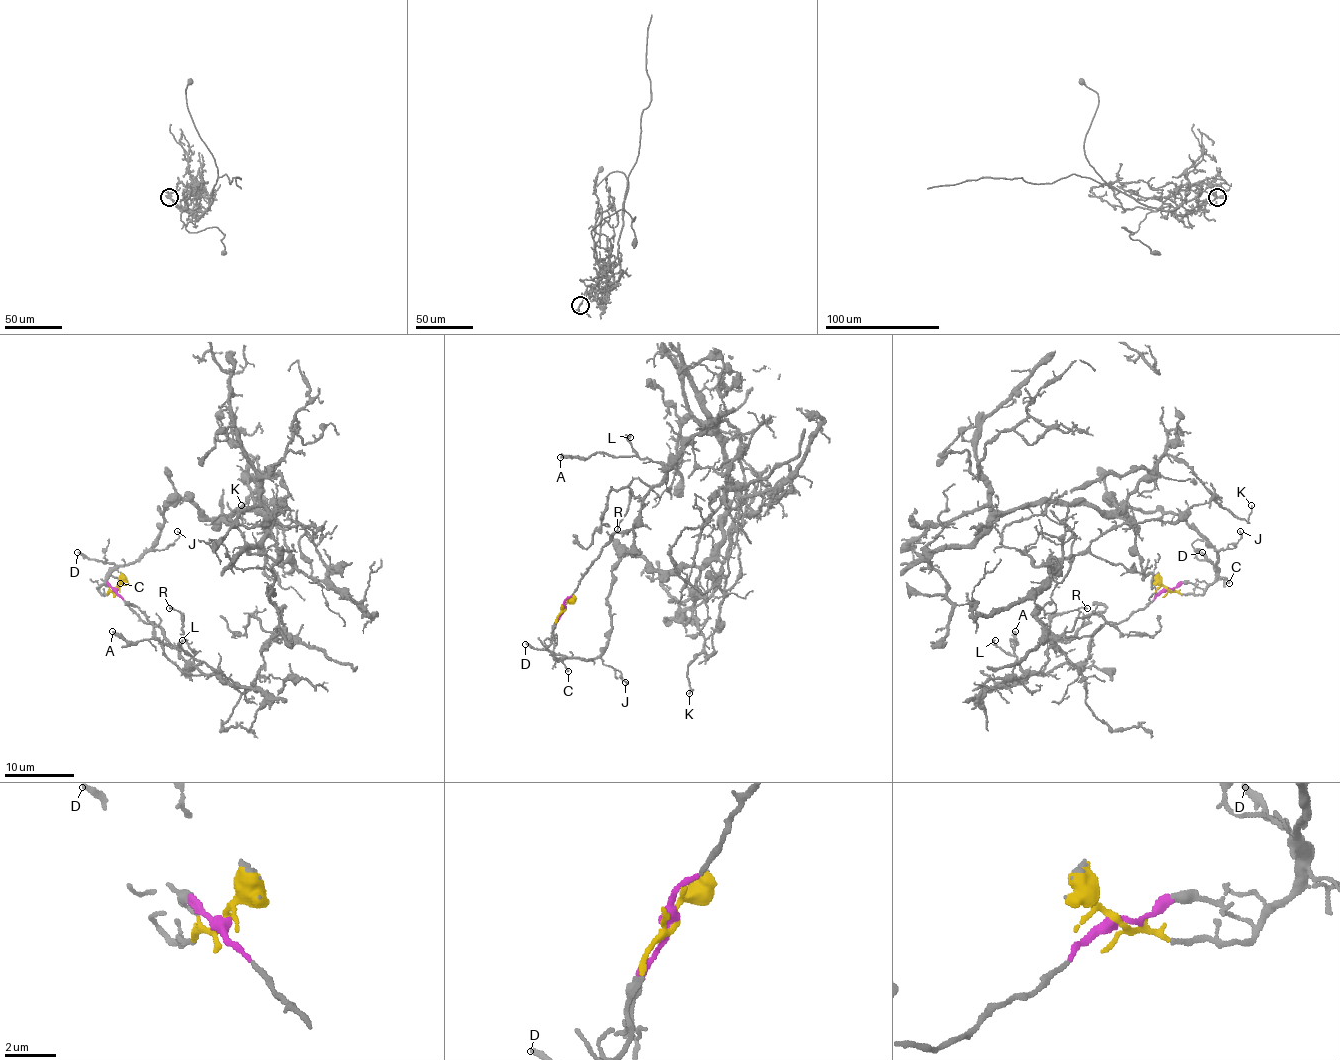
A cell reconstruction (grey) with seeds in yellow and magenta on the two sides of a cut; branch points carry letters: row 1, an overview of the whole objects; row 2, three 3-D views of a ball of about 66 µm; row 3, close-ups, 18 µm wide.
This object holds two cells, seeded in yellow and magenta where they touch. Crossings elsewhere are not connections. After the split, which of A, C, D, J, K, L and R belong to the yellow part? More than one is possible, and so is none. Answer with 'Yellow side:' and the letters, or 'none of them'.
Yellow side: C, D, J, K

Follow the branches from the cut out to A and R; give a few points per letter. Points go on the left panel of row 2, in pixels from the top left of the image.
A: (115, 589), (142, 620), (154, 622), (187, 662), (206, 674), (217, 671), (156, 639), (124, 641), (112, 631)
R: (115, 589), (129, 608), (147, 624), (154, 622), (191, 664), (194, 653), (182, 631), (182, 615), (170, 608)

